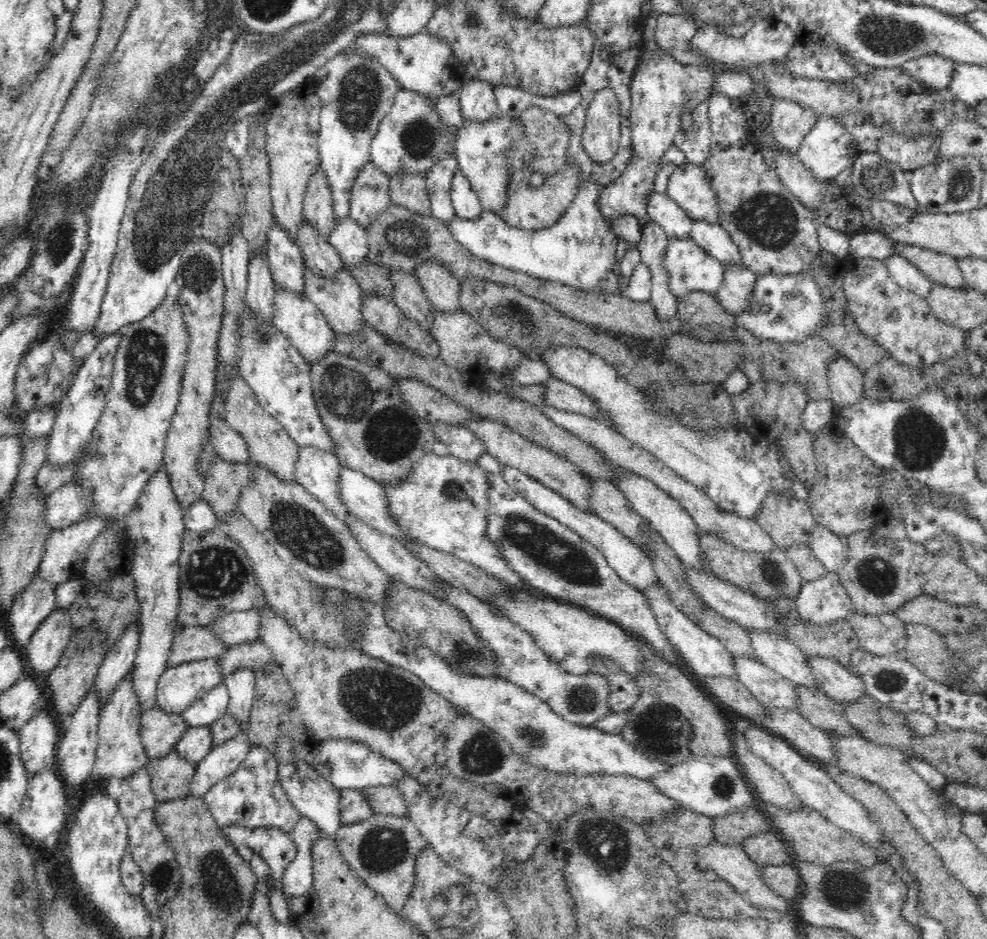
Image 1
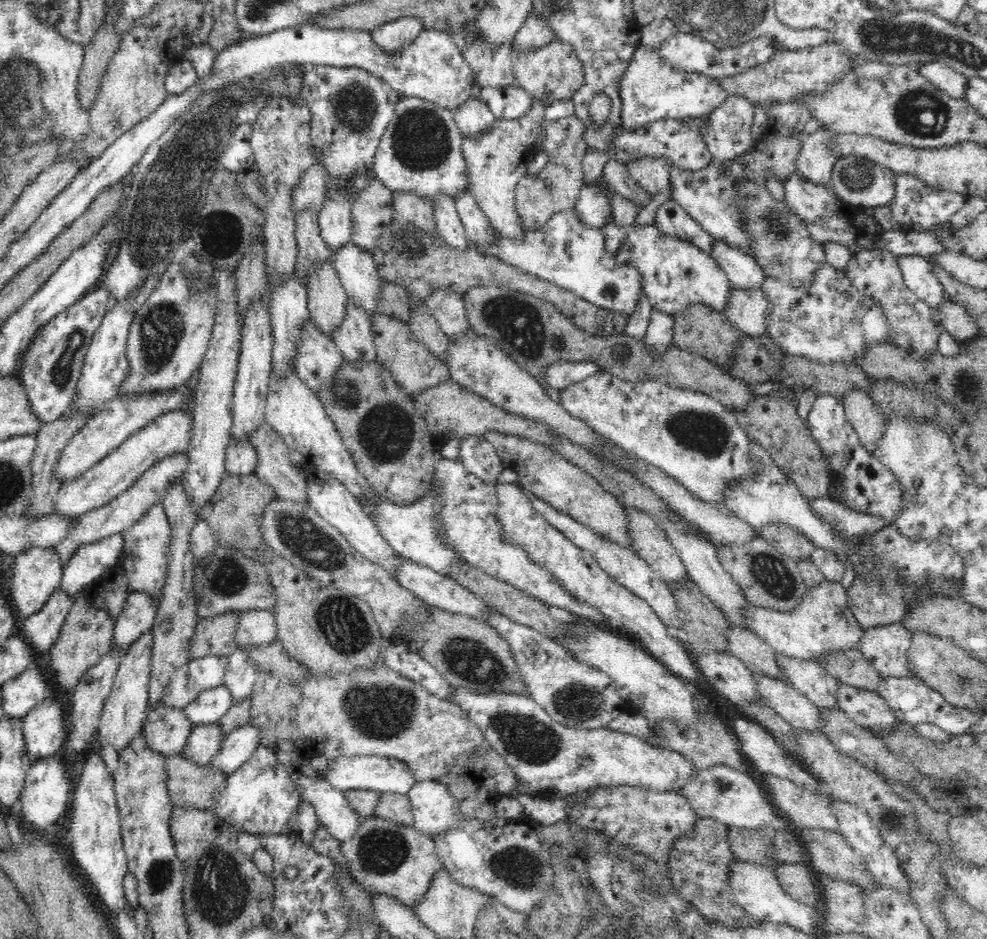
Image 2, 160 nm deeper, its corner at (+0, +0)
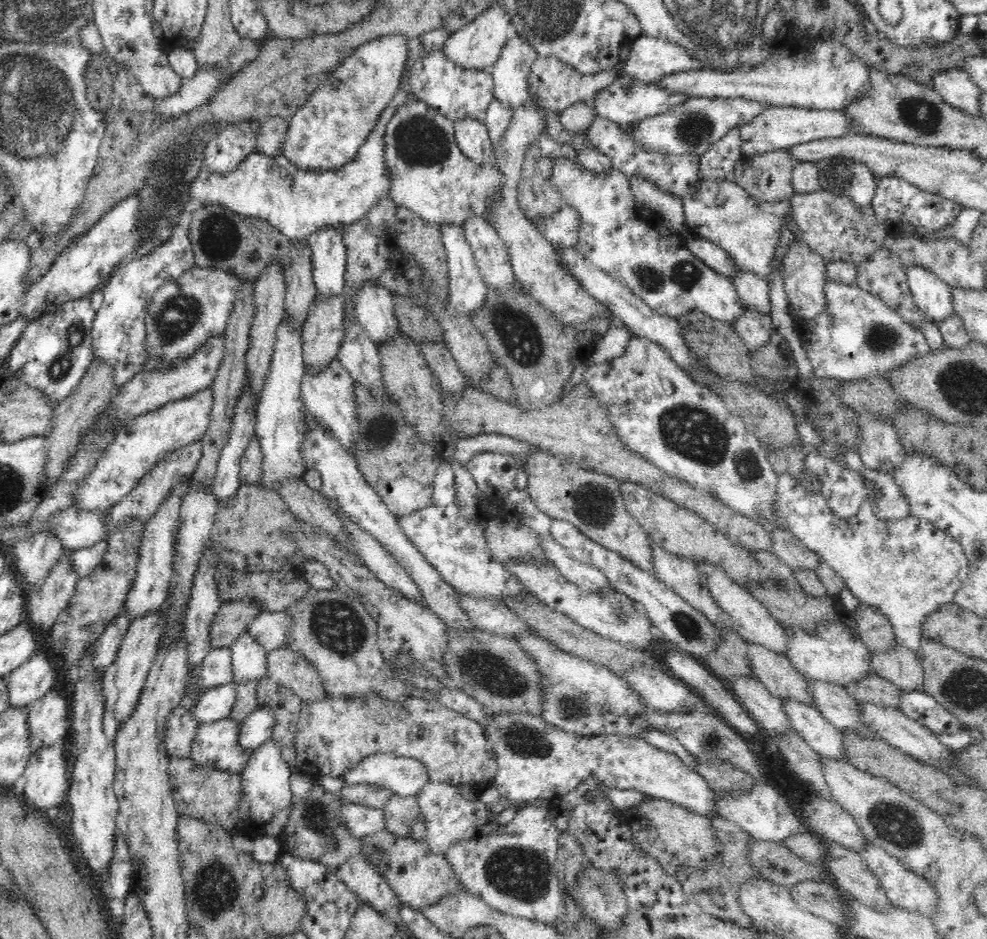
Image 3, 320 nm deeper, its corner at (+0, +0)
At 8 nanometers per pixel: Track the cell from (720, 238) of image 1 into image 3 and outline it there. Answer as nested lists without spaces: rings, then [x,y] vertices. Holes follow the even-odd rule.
[[[738,266],[738,271],[740,271],[740,274],[736,278],[732,278],[732,282],[740,301],[749,310],[768,314],[772,310],[768,282],[745,268]]]

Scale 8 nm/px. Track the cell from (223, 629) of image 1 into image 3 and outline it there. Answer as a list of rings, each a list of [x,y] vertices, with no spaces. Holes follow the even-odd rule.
[[[262,611],[252,619],[247,632],[268,654],[272,650],[287,646],[287,635],[293,628],[292,619],[286,611]]]

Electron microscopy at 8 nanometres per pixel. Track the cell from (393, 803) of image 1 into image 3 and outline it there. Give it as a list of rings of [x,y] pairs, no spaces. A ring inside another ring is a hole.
[[[392,794],[383,806],[385,829],[400,838],[423,840],[426,836],[426,819],[418,806],[418,797],[401,797]]]

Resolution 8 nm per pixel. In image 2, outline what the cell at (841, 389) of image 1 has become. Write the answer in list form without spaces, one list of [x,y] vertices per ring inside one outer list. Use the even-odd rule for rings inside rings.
[[[850,390],[842,399],[847,421],[856,430],[860,444],[870,453],[885,434],[885,415],[865,390]]]

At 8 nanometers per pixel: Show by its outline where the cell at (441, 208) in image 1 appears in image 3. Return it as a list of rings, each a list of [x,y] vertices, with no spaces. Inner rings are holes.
[[[445,225],[440,227],[440,230],[447,252],[449,304],[458,314],[470,317],[472,312],[480,310],[480,306],[484,305],[488,289],[466,240],[463,227]]]

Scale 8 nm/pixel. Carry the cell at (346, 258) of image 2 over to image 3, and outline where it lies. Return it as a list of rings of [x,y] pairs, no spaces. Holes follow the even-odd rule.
[[[366,282],[353,295],[353,302],[357,323],[377,347],[403,334],[394,315],[394,295],[381,284]]]

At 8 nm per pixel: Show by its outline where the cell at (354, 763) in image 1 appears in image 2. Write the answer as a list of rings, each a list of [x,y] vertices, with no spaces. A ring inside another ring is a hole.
[[[370,755],[340,756],[336,761],[330,761],[327,766],[325,779],[341,791],[364,789],[378,791],[379,793],[394,792],[396,794],[409,794],[409,790],[417,783],[409,767],[392,757]]]

